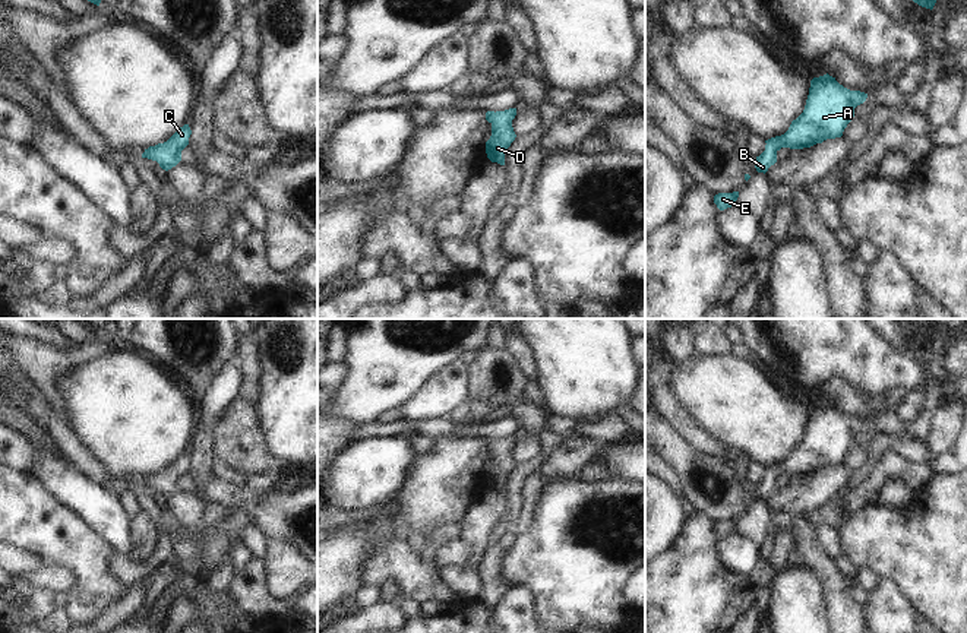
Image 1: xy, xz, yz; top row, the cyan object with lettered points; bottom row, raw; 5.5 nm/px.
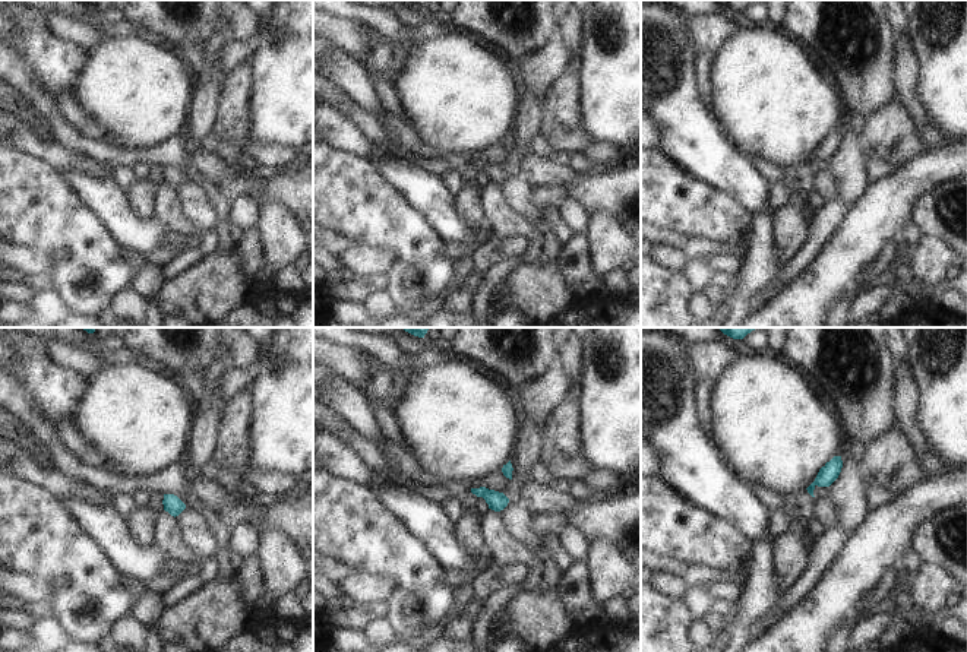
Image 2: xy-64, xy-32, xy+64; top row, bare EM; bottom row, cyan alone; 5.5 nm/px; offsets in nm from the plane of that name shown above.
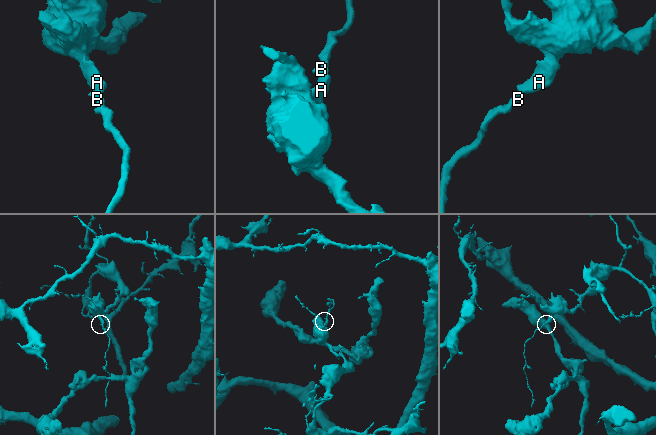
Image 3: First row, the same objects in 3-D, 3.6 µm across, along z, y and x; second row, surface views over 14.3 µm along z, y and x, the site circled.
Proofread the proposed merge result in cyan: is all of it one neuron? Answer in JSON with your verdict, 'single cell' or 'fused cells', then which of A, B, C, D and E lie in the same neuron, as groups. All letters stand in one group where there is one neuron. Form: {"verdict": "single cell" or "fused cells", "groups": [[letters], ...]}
{"verdict": "single cell", "groups": [["A", "B", "C", "D", "E"]]}

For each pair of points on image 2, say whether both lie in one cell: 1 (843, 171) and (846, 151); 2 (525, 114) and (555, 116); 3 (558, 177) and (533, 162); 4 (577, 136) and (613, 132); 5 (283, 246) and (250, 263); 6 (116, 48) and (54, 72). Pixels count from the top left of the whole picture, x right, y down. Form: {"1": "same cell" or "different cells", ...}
{"1": "same cell", "2": "different cells", "3": "same cell", "4": "different cells", "5": "different cells", "6": "different cells"}

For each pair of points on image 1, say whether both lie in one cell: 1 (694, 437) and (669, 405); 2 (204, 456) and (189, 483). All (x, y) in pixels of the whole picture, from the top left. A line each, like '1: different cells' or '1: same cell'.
1: same cell
2: same cell

